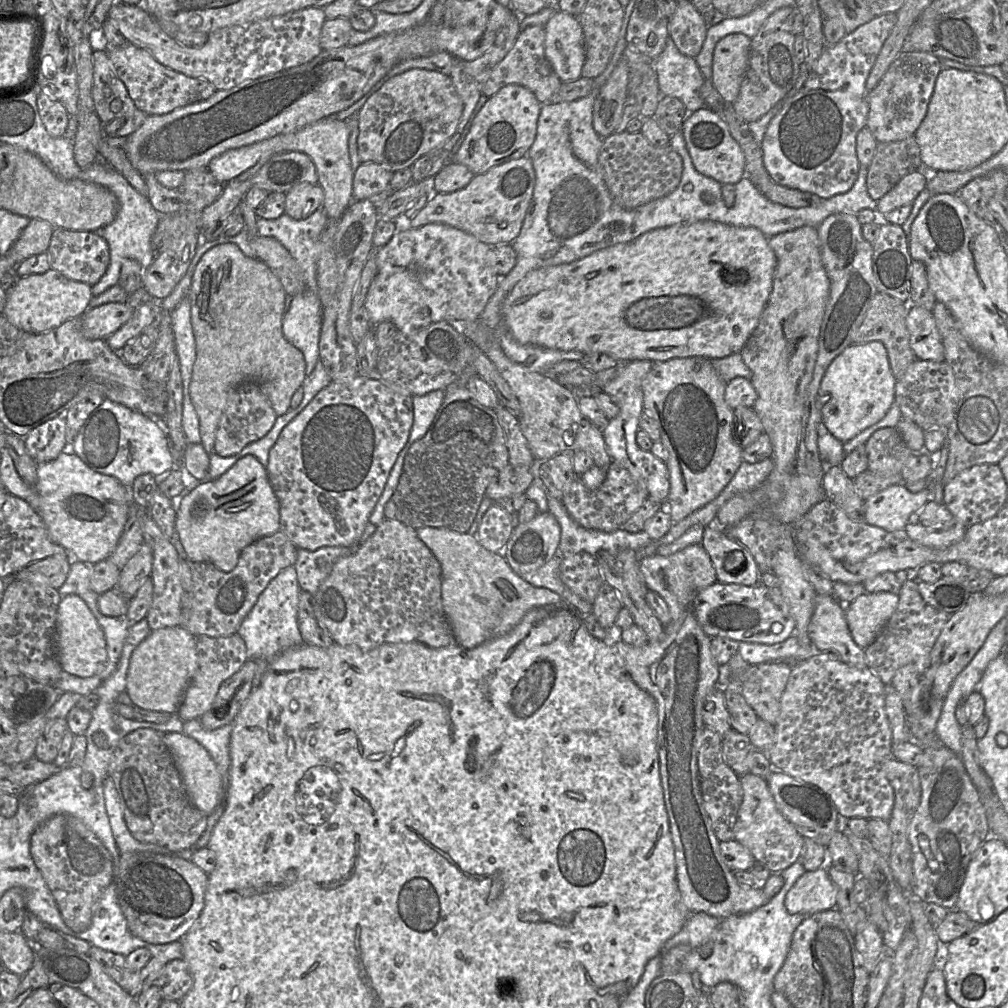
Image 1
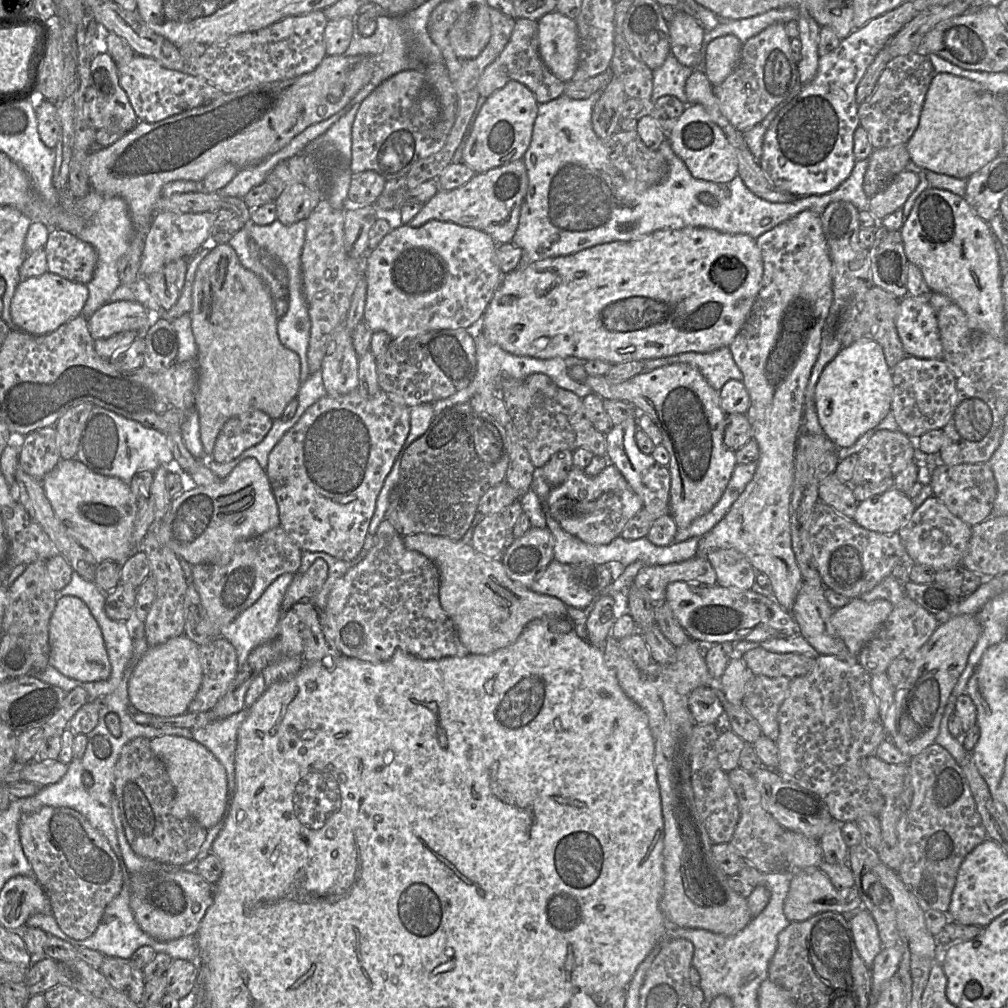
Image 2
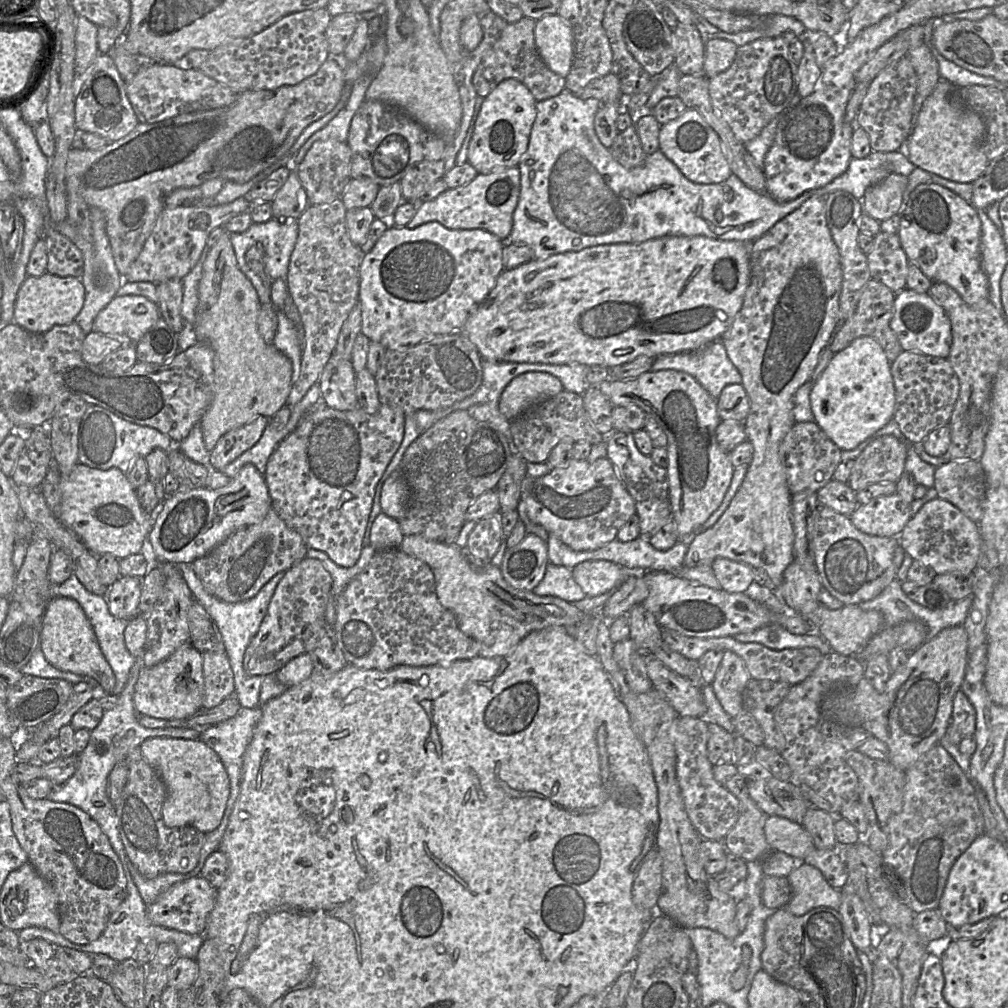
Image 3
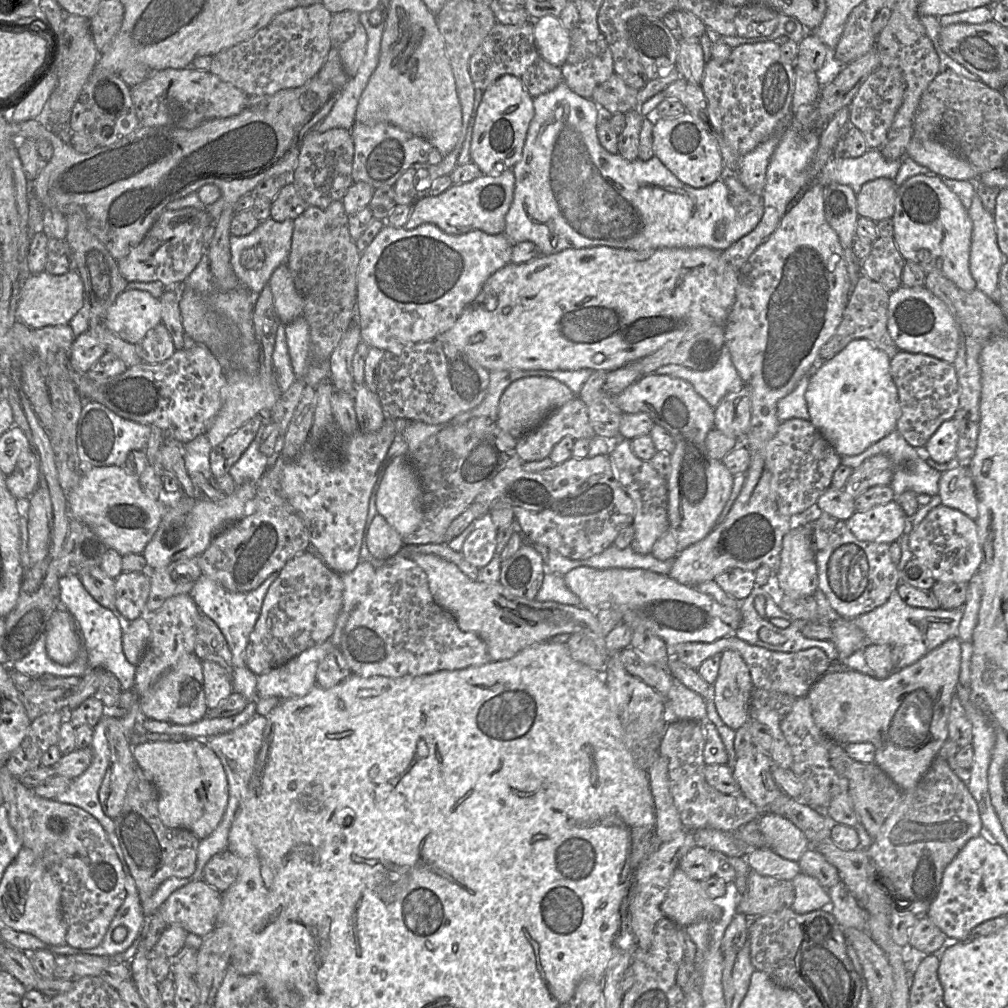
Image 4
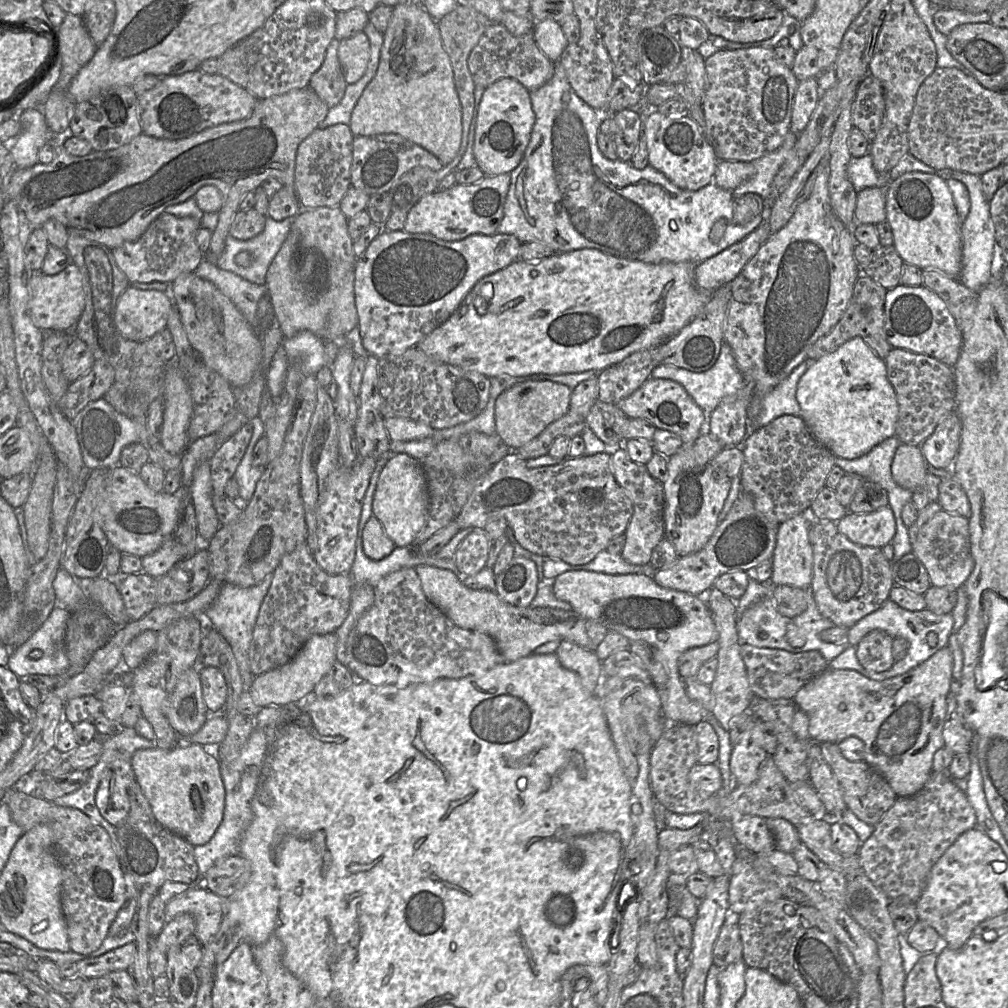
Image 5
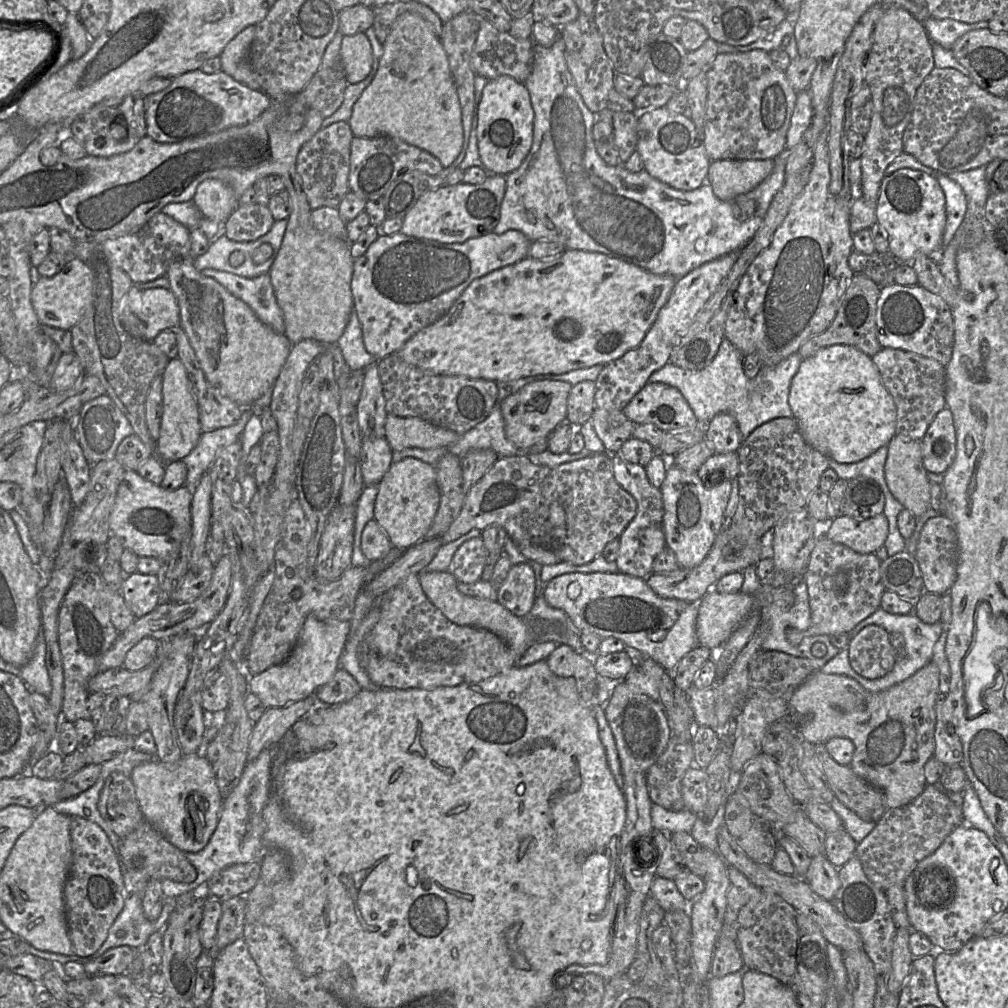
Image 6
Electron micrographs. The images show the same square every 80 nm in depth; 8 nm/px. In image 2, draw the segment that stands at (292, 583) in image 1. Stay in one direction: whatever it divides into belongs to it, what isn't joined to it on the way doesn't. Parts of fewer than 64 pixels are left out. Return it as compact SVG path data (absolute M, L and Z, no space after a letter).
M288 572L277 577L253 605L243 611L229 625L220 629L220 635L227 639L236 650L239 669L254 648L272 640L276 636L282 601L294 575L294 573Z

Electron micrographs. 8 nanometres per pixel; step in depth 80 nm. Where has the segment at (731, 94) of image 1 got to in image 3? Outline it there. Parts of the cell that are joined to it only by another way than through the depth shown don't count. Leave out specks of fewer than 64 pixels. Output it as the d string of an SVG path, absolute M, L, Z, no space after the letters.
M710 39L705 44L704 75L710 79L726 71L734 62L738 46L725 39Z

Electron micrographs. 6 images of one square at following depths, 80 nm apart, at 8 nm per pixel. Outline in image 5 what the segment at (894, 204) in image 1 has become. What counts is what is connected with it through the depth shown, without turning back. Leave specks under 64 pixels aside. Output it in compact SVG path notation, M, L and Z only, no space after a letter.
M869 187L857 194L854 223L879 224L886 221L886 187Z

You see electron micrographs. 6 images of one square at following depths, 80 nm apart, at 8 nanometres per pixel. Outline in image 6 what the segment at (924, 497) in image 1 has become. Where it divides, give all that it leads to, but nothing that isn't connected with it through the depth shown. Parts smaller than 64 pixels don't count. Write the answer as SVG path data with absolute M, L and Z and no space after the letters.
M884 513L868 519L856 519L841 514L824 528L824 534L830 540L860 554L875 553L884 546L888 531L888 519Z

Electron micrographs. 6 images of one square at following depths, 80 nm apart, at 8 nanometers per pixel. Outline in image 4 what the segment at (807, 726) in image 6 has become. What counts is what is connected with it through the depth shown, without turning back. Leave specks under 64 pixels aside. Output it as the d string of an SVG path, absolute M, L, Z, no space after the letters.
M953 637L885 679L851 669L829 670L807 693L814 722L836 743L873 744L874 763L901 791L910 790L927 772L948 739L950 704L959 678L960 663L961 640Z

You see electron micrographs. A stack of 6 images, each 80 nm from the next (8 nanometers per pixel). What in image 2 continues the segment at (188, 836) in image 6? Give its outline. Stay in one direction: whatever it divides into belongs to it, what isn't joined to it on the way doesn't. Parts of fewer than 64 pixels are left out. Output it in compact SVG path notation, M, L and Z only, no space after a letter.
M163 735L150 739L152 752L164 763L175 788L171 814L178 818L193 818L207 830L216 825L226 807L226 771L215 755L192 738Z

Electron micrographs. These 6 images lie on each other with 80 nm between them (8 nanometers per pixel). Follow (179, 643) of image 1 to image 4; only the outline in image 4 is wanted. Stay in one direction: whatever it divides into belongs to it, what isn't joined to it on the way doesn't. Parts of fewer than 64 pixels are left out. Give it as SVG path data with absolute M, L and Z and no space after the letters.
M195 653L185 654L139 699L141 713L149 719L187 725L203 719L208 712L205 700L202 661Z

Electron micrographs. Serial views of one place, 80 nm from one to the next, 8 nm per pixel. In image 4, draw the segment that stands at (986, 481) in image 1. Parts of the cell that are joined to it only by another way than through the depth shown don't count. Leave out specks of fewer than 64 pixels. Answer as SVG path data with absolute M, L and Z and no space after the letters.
M959 463L941 473L938 497L942 505L958 510L973 520L977 519L976 489L966 463Z

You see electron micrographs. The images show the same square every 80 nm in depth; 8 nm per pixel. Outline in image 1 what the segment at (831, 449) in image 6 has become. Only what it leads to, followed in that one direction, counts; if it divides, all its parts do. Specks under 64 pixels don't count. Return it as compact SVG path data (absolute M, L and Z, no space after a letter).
M880 341L852 344L828 366L819 387L822 423L842 443L880 421L895 398L893 376L887 350Z

